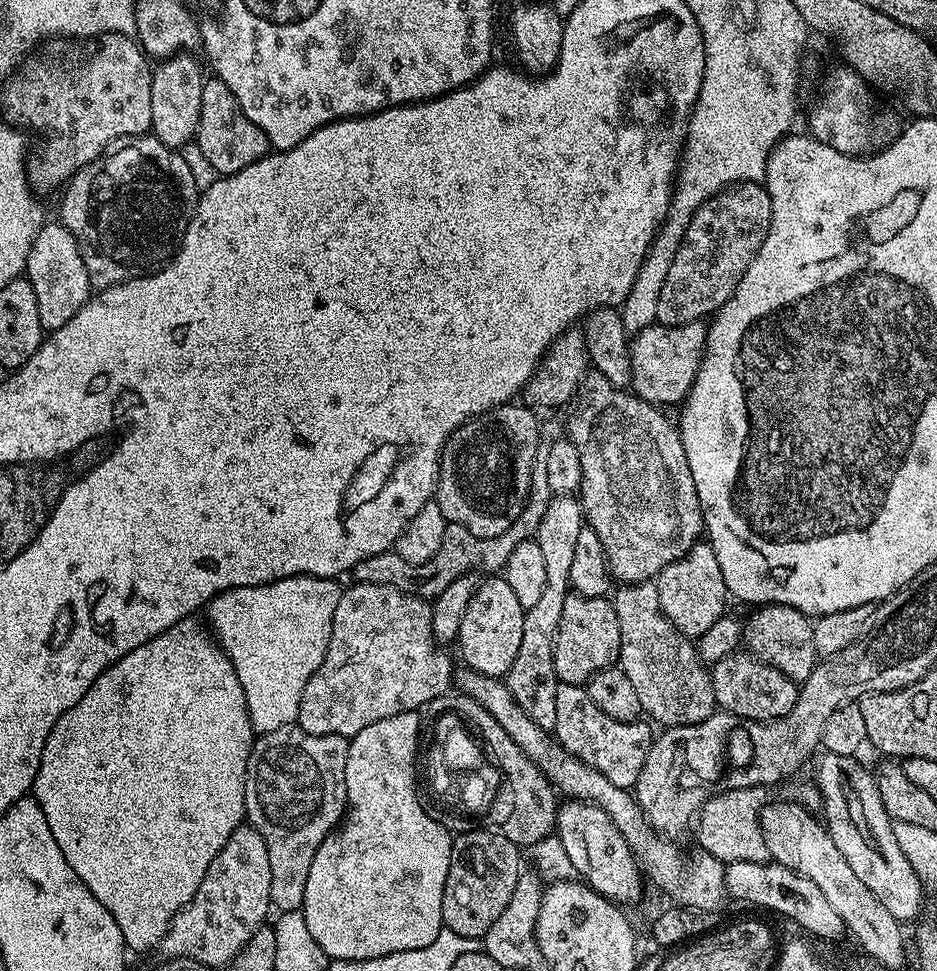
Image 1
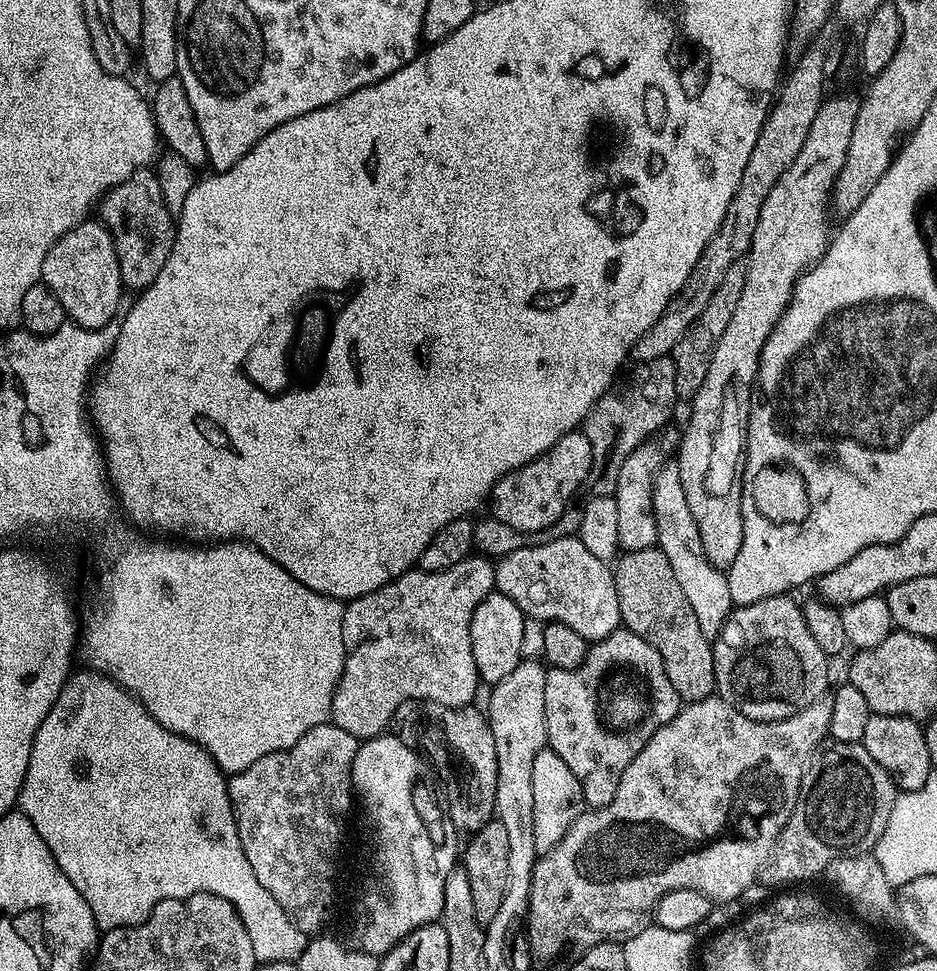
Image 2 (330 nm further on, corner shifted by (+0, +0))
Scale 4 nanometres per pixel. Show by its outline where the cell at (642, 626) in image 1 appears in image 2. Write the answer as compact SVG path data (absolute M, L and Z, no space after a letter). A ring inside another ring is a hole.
M655 546L646 550L624 552L615 561L614 575L618 590L621 625L634 634L646 638L646 642L650 642L650 646L658 650L662 658L662 666L666 666L666 678L674 682L674 690L678 690L681 701L704 700L713 695L716 692L716 679L714 678L712 646L706 634L702 634L702 629L698 626L698 618L694 614L694 609L690 607L690 602L686 602L686 594L682 594L678 581L674 579L674 570L670 567L670 562L666 562L666 554L662 554Z

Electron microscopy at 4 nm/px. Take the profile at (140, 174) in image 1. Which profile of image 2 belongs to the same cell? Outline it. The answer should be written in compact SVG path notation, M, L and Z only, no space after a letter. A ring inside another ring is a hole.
M137 170L126 182L105 192L98 204L98 219L108 228L118 254L120 282L125 289L143 290L158 278L176 241L174 217L167 212L159 178L151 171Z

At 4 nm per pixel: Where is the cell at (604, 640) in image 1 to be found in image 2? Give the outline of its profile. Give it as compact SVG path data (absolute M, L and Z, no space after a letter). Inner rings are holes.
M576 536L526 546L503 553L499 558L495 561L495 591L513 600L525 617L570 626L570 630L590 642L606 638L621 627L613 569L605 561L594 558Z

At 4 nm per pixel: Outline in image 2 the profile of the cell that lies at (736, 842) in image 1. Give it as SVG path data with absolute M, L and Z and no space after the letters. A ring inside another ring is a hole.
M831 738L825 739L808 762L808 770L804 773L802 802L797 803L778 838L772 859L766 865L767 879L773 885L796 884L799 880L812 880L816 875L819 877L826 866L834 862L834 858L871 853L878 838L882 838L882 830L886 830L886 822L897 795L898 789L892 782L892 775L882 770L882 766L878 766L870 754L866 754L863 743L847 744Z

